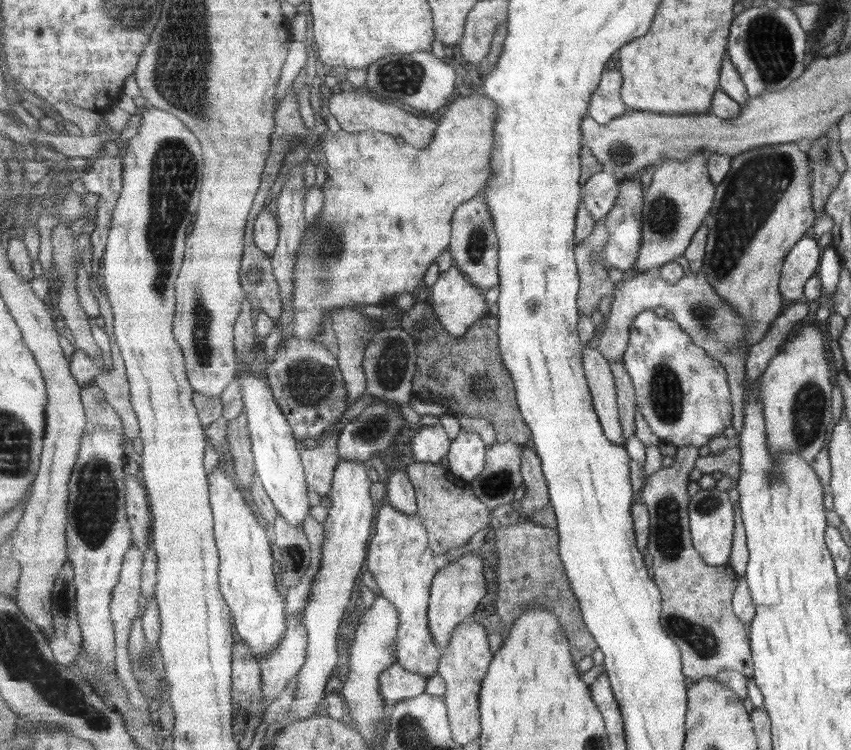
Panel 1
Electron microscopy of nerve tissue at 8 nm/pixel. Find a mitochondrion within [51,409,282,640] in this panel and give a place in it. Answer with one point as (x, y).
(96, 511)

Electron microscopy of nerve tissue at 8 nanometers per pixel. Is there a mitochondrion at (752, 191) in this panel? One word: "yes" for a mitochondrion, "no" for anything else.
yes

